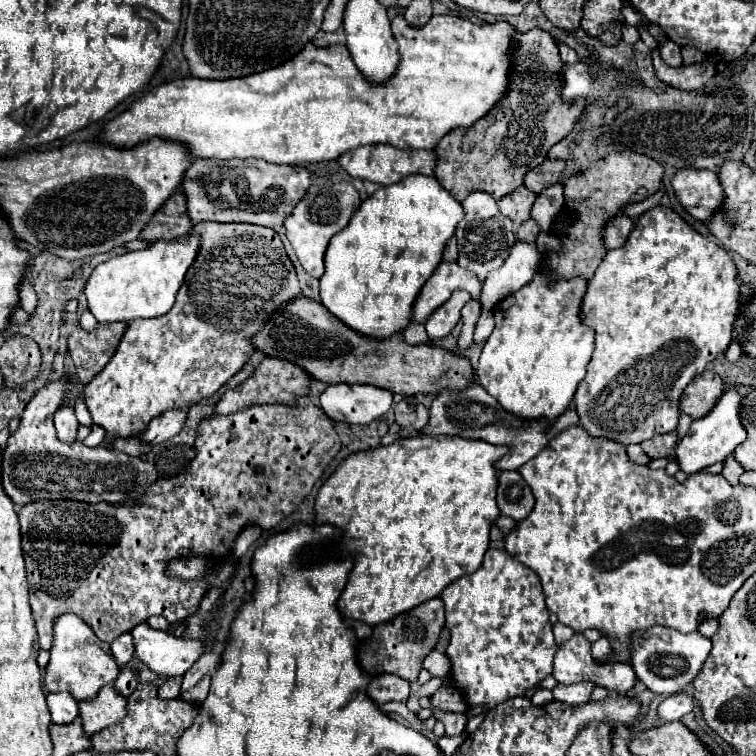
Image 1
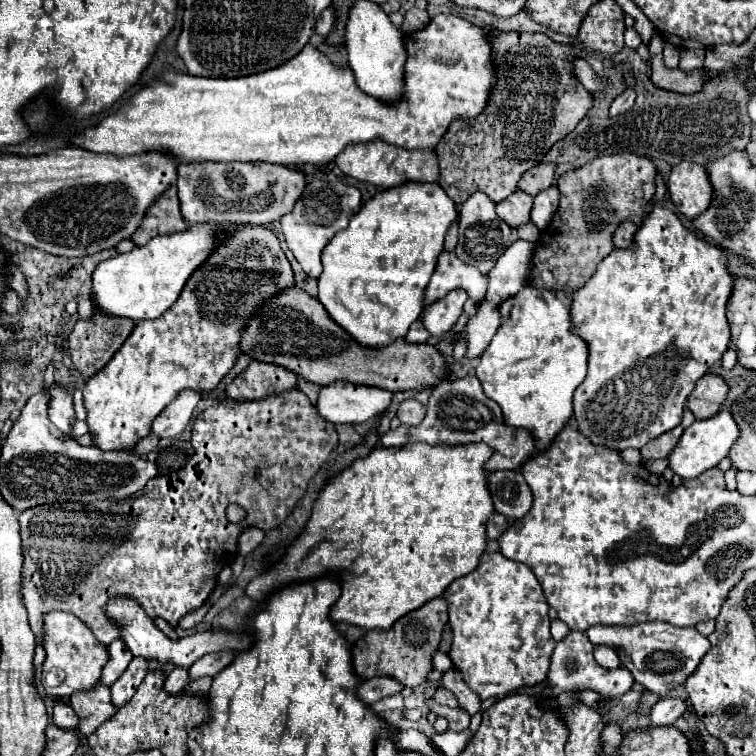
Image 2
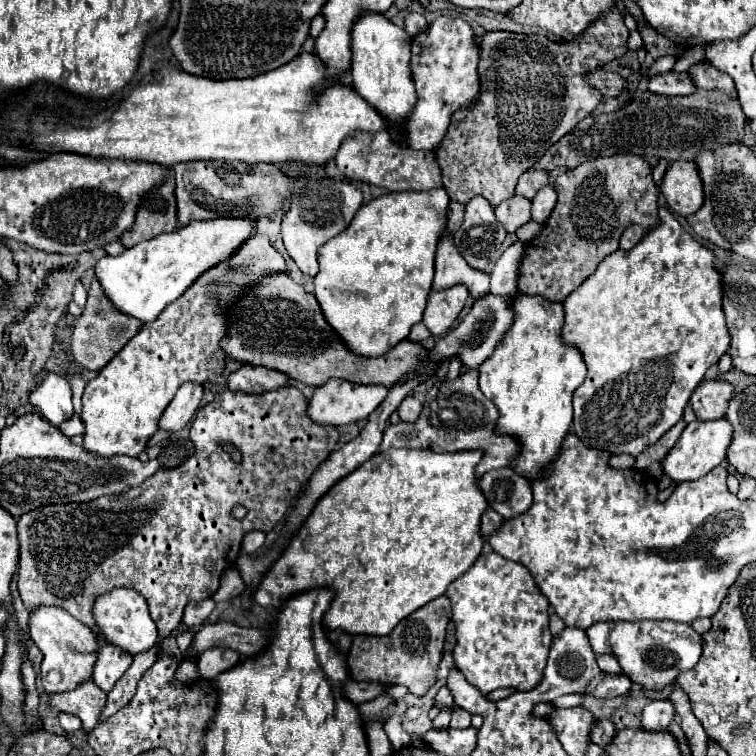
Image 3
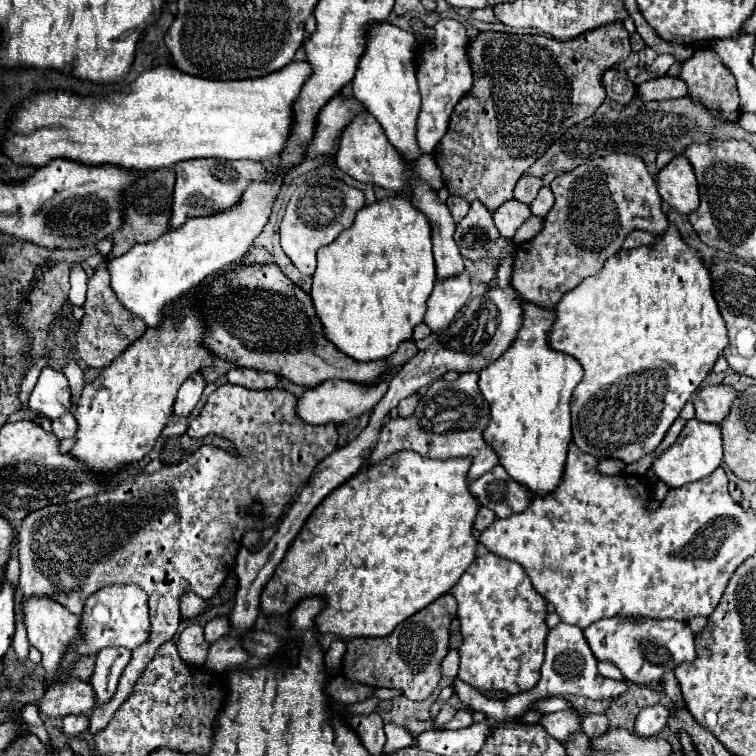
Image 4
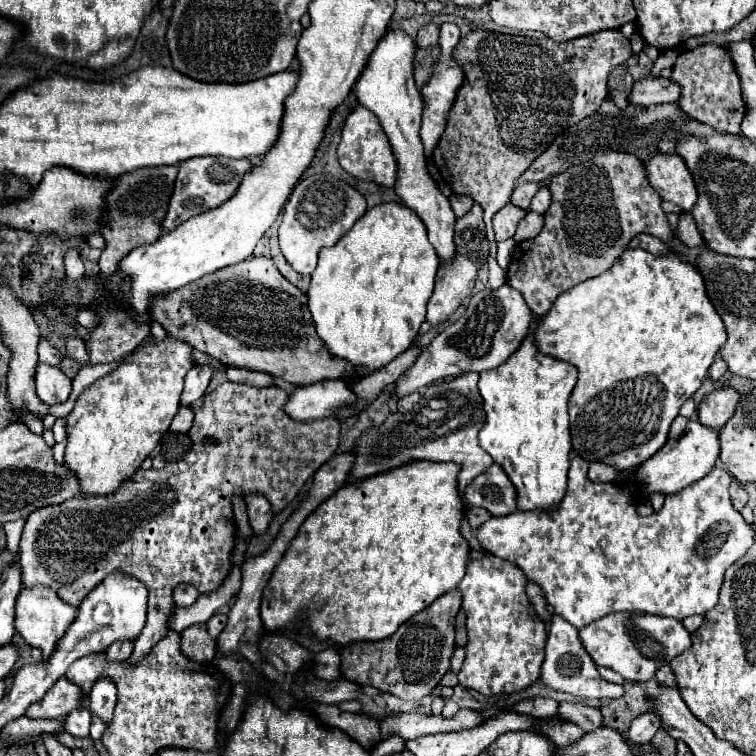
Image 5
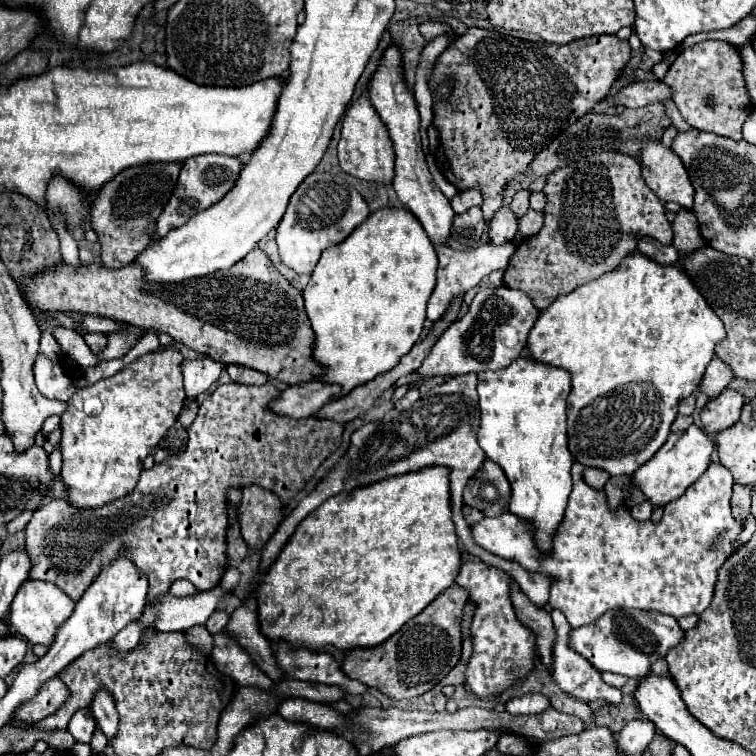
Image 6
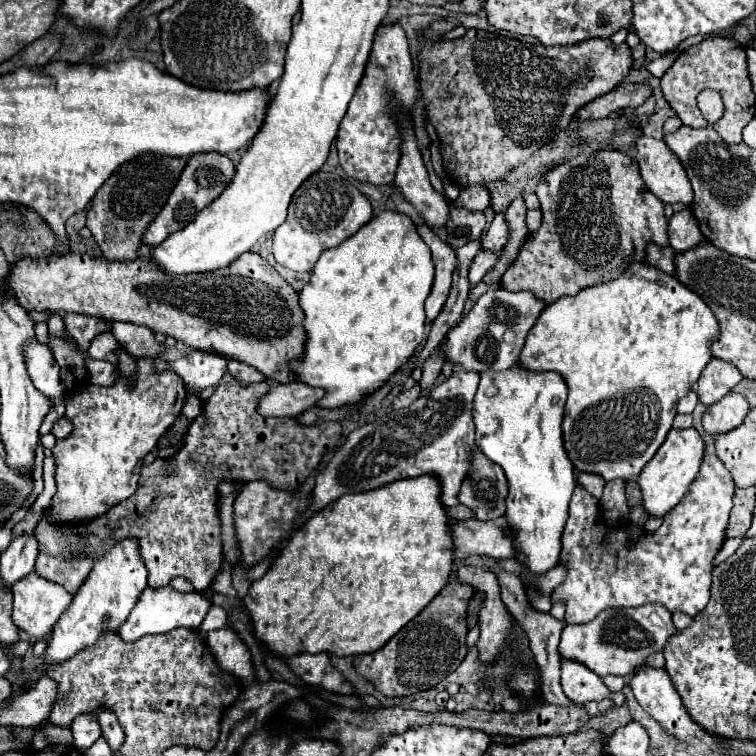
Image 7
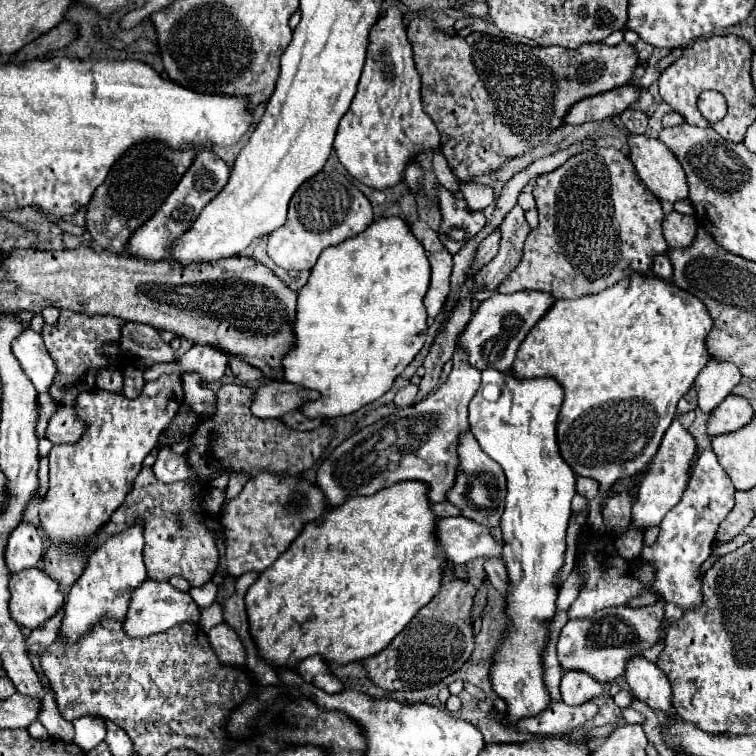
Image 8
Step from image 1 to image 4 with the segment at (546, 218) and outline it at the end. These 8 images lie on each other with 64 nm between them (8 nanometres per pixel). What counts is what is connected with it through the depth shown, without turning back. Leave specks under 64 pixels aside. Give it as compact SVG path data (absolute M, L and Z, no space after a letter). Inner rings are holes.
M544 186L544 188L538 192L536 200L530 204L530 208L532 208L532 214L534 214L534 216L544 218L544 216L546 216L546 212L550 212L552 204L554 204L554 194L550 192L550 188L548 188L548 186Z

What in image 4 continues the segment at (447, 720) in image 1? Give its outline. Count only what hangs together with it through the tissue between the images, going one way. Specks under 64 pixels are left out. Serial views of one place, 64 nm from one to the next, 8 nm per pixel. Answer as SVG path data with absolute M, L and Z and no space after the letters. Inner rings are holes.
M462 708L456 712L456 716L444 726L446 730L460 730L460 728L468 728L472 724L472 710Z

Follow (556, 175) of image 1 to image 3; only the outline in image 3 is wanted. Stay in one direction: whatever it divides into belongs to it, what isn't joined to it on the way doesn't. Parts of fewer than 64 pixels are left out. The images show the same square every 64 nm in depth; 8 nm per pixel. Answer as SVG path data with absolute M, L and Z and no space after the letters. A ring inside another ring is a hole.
M530 170L530 172L524 172L524 176L518 180L516 194L522 194L532 200L534 194L542 186L548 186L548 172L546 170Z

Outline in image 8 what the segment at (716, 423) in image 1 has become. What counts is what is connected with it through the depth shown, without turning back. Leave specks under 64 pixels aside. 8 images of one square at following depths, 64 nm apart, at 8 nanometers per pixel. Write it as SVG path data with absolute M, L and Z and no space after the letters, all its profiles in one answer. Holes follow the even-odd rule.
M674 418L666 436L662 438L658 454L646 468L646 474L642 476L636 504L632 504L632 524L634 526L638 526L642 530L648 526L658 526L662 522L662 518L680 502L680 498L690 482L692 464L694 464L696 456L698 456L696 438L678 424L678 418Z

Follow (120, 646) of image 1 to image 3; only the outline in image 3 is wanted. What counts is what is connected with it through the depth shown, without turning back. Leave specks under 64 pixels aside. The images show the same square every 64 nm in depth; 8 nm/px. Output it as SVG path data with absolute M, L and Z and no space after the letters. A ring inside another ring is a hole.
M102 644L98 652L98 668L94 668L94 682L104 690L110 692L116 680L128 670L132 664L132 656L114 644Z

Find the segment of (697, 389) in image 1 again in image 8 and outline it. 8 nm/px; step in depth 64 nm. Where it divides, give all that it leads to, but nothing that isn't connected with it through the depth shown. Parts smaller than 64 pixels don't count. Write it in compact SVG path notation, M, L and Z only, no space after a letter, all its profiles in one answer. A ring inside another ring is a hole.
M730 394L730 396L726 396L726 400L722 400L710 412L706 430L710 436L728 434L728 432L734 432L734 430L742 428L744 424L748 424L752 416L754 416L754 410L748 404L748 400L742 396Z

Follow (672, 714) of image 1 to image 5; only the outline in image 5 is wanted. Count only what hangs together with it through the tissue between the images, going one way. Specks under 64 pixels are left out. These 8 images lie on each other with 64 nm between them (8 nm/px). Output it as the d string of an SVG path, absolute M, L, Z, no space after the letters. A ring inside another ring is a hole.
M648 710L632 720L626 736L634 744L650 744L650 740L658 732L658 728L660 728L660 716L654 710Z

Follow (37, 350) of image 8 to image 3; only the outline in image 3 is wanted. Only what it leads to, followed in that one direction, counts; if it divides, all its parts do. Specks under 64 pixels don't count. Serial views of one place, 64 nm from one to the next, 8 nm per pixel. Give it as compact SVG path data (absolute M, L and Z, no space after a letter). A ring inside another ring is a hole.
M48 374L40 382L40 386L32 392L30 404L36 406L42 412L42 416L48 422L52 422L54 426L64 424L74 414L70 382L66 378L62 378L62 376Z

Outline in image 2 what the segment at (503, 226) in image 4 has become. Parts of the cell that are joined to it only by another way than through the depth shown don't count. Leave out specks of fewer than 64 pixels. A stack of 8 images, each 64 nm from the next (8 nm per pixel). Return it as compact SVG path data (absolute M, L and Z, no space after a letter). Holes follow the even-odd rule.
M516 190L512 196L508 196L506 200L498 202L496 204L496 210L498 210L498 216L502 220L506 220L510 226L520 226L520 224L526 224L530 220L530 210L532 210L532 196L522 192L522 190Z

